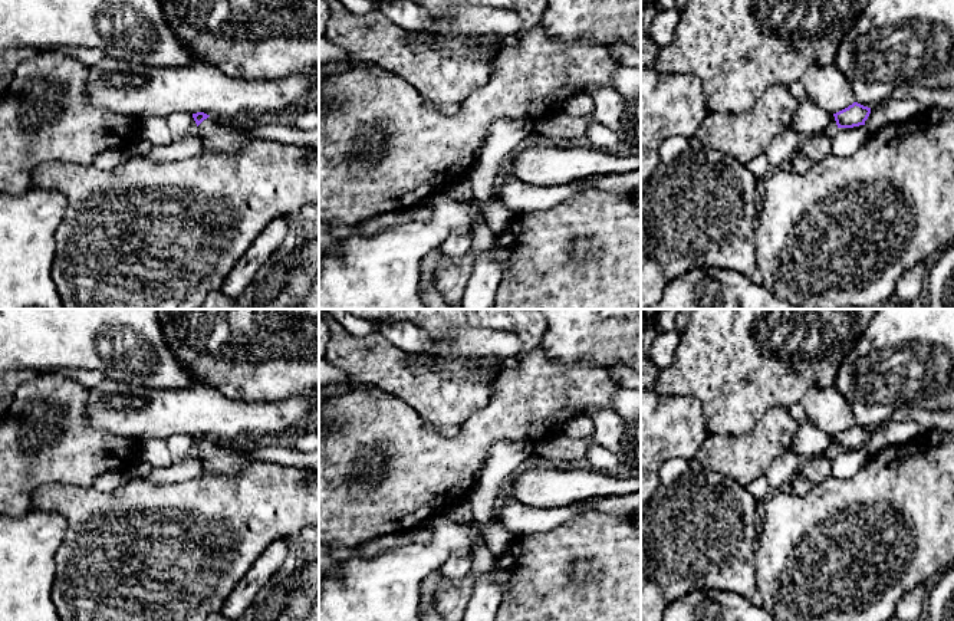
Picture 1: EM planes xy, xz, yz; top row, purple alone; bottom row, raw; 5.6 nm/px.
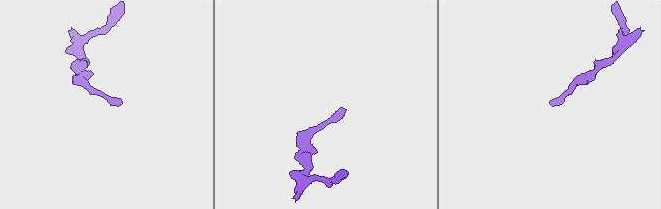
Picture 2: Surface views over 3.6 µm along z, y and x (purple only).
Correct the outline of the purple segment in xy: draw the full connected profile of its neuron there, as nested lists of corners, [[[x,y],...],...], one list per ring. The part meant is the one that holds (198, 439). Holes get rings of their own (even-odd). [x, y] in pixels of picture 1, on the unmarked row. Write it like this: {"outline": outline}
{"outline": [[[204,434],[193,436],[193,440],[203,461],[204,474],[234,477],[254,464],[254,461],[243,453],[241,443],[221,443]]]}

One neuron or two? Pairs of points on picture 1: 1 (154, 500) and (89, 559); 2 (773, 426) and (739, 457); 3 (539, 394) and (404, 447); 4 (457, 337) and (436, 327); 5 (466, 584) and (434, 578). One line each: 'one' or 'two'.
1: one
2: one
3: one
4: two
5: two

